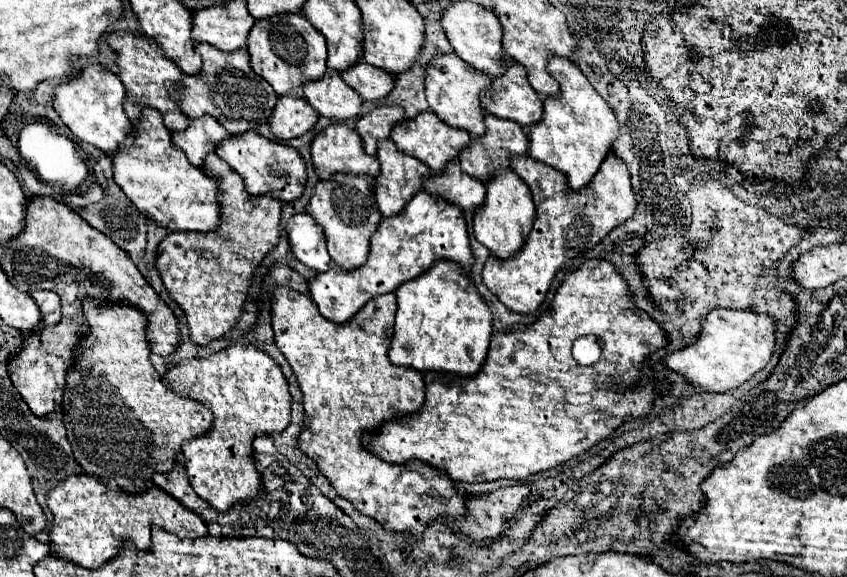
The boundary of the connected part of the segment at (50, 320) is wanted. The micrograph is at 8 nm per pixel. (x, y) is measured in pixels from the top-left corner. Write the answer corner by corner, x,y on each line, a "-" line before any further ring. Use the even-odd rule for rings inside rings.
35,290
35,292
29,292
29,294
37,302
37,306
41,308
43,326
53,326
61,320
61,300
59,300
59,296
55,296
55,292

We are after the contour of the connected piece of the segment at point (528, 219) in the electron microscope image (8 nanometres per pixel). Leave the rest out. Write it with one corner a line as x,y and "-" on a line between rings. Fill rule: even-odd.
513,170
503,172
503,176
495,176
491,184
487,184
487,196
485,202
475,210
473,216
473,232
475,238
489,248
493,256
501,256
507,260
509,256
515,256
523,244
529,232
533,230
533,220
535,220
535,204
531,198
531,192
523,180

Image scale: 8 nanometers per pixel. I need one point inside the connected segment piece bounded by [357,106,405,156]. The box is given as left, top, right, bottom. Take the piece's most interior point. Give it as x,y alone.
377,125

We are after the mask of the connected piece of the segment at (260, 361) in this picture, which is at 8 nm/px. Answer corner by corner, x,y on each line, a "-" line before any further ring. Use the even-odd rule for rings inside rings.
231,346
205,360
183,360
181,364
171,366
165,376
165,382
175,394
189,396
207,406
215,418
213,428
211,432
207,432
207,436
183,444
185,470
193,490
203,500
207,500
217,512
227,512
237,504
251,504
253,500
261,500
267,492
263,488
263,478
255,468
253,440
259,434
279,434
291,422
291,394
281,368
271,360
269,354
265,354
259,348

